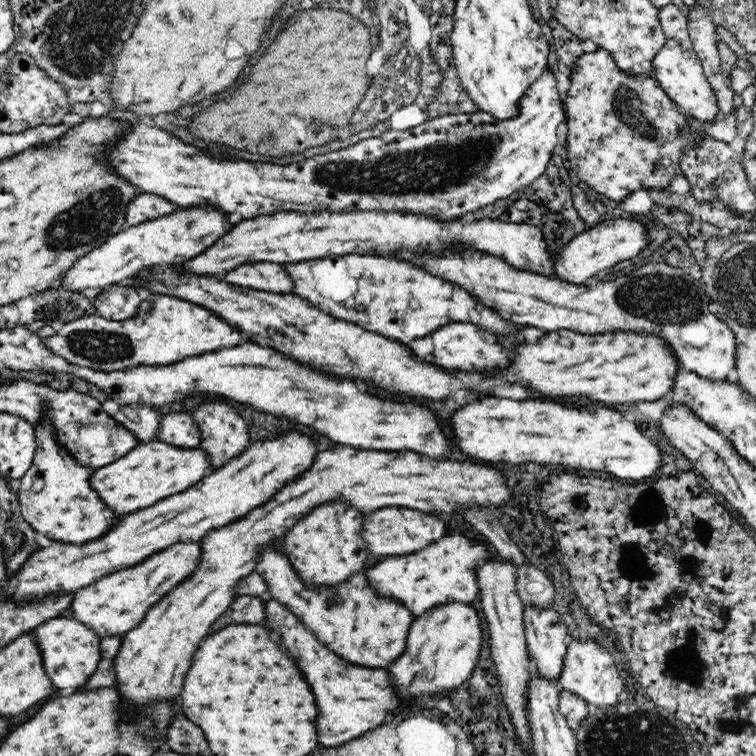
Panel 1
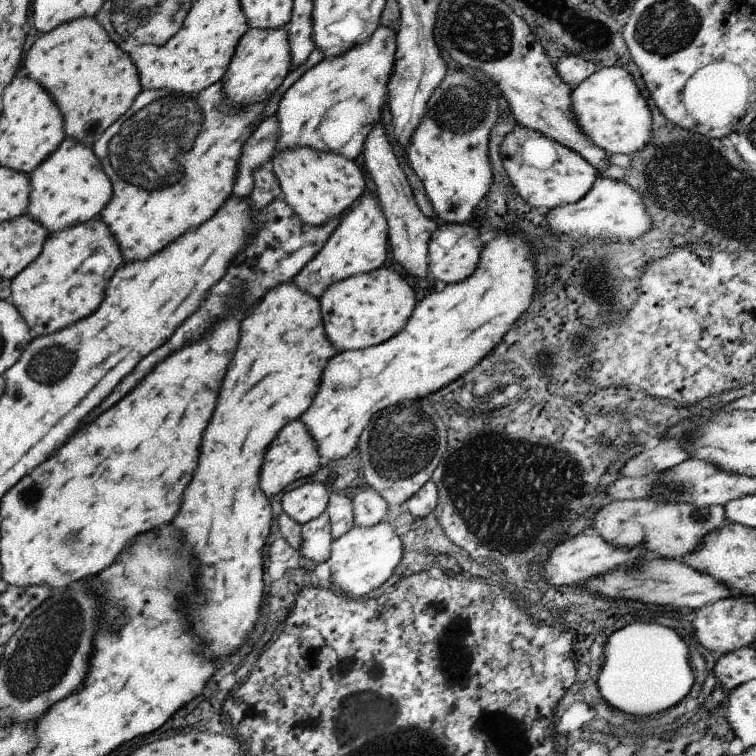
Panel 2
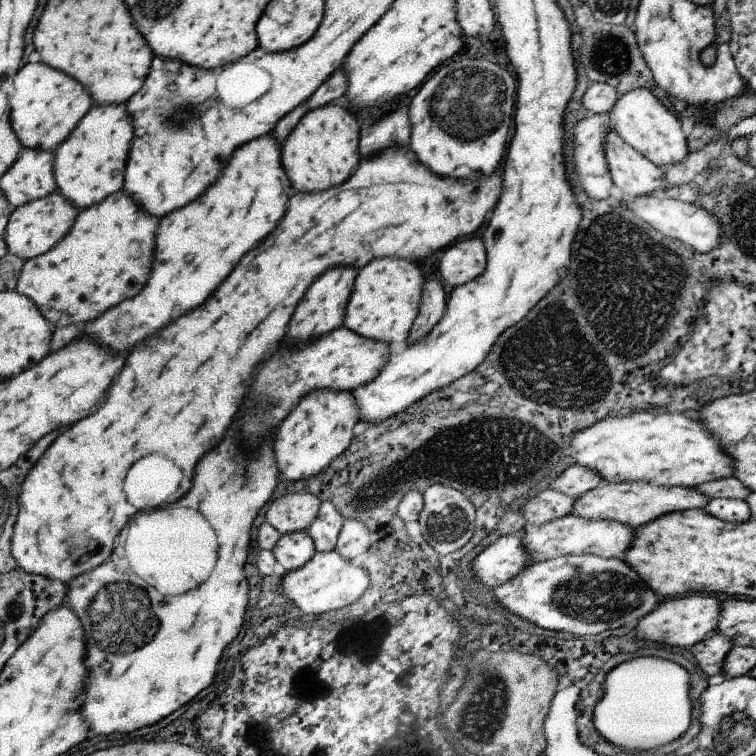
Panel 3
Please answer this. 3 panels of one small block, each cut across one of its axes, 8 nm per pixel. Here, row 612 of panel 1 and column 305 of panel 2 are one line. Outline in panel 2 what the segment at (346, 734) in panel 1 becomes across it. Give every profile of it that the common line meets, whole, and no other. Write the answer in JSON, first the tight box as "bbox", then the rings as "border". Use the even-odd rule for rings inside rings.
{"bbox":[291,196,389,300],"border":[[[361,196],[357,202],[359,204],[347,216],[343,216],[341,224],[333,230],[333,234],[327,238],[323,248],[313,256],[313,260],[305,264],[299,270],[299,274],[291,280],[297,288],[301,288],[305,294],[311,294],[317,300],[335,282],[343,282],[359,274],[369,274],[383,266],[383,260],[387,256],[387,244],[389,244],[387,218],[381,206],[369,196]]]}

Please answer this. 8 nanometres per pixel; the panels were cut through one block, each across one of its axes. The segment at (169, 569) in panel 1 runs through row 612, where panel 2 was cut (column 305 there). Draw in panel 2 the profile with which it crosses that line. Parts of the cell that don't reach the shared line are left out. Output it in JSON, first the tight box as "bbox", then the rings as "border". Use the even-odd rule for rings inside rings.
{"bbox":[275,26,397,160],"border":[[[381,26],[381,30],[377,30],[377,34],[373,34],[373,38],[369,38],[369,42],[357,44],[355,48],[349,50],[349,54],[339,54],[339,58],[331,58],[331,60],[323,58],[313,68],[303,72],[299,76],[299,80],[279,100],[279,106],[275,112],[277,122],[279,122],[279,140],[277,140],[275,154],[279,154],[281,150],[293,150],[293,148],[313,148],[317,152],[331,152],[325,146],[325,142],[321,140],[317,126],[319,126],[321,118],[325,116],[325,112],[335,102],[341,102],[347,98],[357,98],[367,104],[367,114],[361,124],[363,128],[357,130],[351,136],[351,140],[345,142],[345,146],[341,146],[339,150],[333,152],[333,154],[345,156],[349,160],[355,160],[363,152],[369,132],[381,120],[379,118],[381,108],[387,106],[389,80],[393,76],[395,54],[397,54],[397,30]]]}

